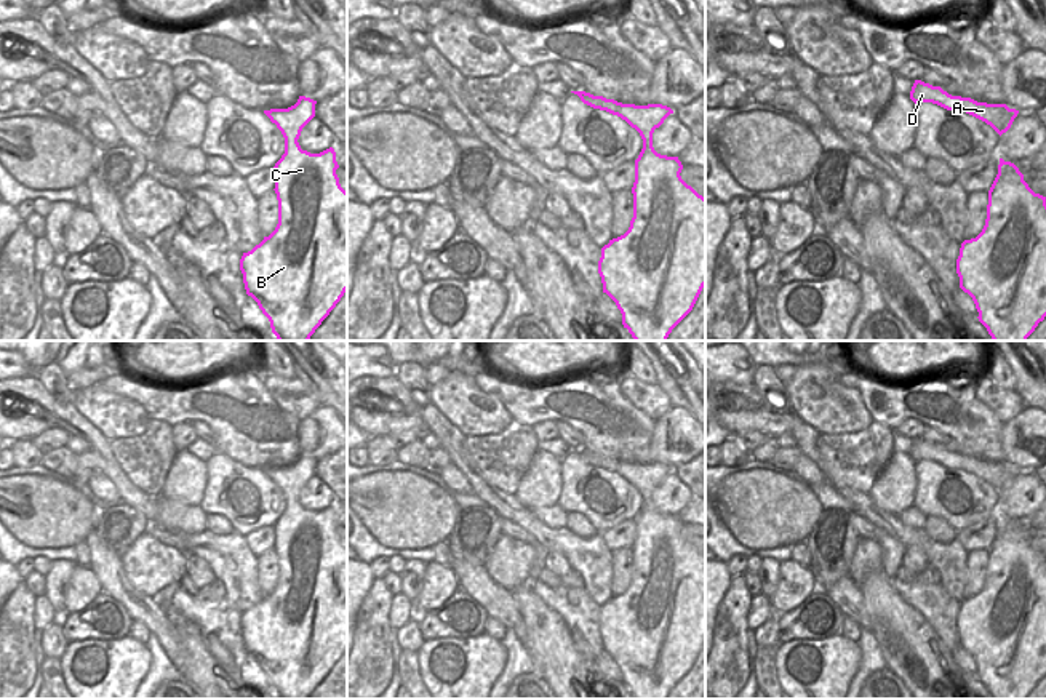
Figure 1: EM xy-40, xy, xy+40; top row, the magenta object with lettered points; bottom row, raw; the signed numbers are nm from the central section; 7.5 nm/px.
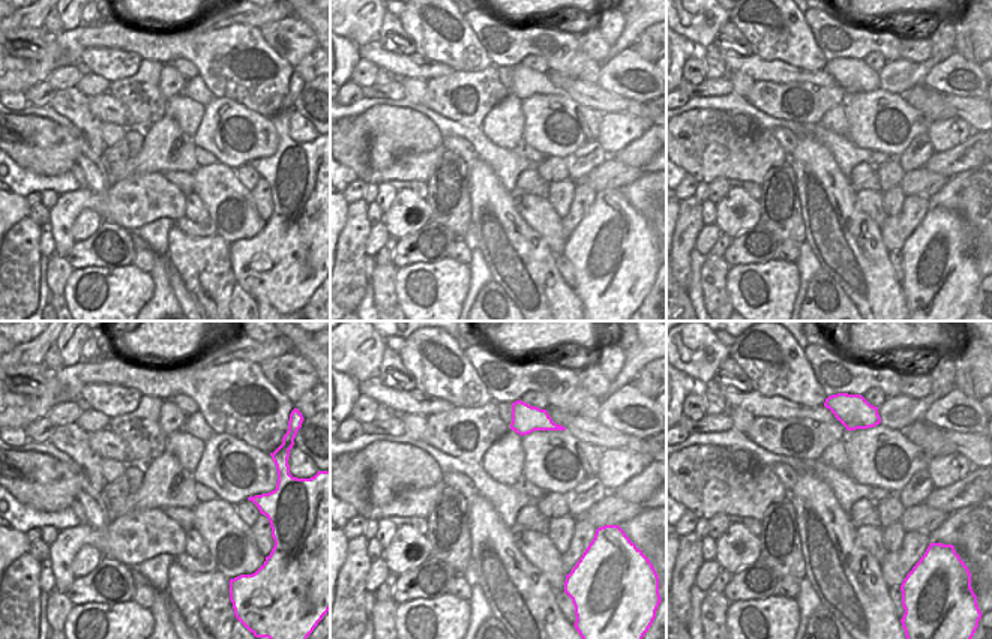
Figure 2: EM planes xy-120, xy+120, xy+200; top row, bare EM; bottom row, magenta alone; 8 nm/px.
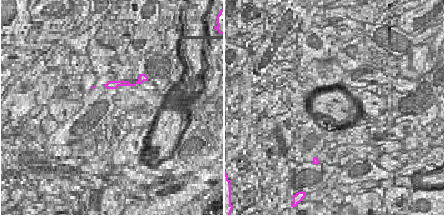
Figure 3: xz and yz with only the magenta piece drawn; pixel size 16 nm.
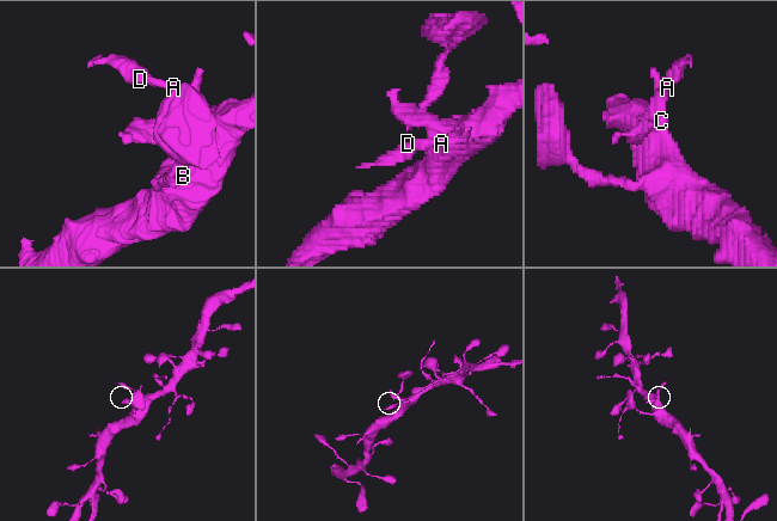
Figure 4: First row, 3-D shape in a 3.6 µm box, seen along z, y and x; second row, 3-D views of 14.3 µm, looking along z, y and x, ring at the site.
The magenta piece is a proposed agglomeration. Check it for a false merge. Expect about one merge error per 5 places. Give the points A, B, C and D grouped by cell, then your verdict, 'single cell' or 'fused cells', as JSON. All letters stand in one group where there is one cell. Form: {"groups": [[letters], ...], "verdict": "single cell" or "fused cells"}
{"groups": [["A", "B", "C", "D"]], "verdict": "single cell"}

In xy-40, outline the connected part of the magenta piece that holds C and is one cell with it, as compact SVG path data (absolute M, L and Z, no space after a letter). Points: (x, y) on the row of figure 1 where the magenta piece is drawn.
M299 96L288 109L264 110L285 138L285 154L273 166L278 224L240 259L246 294L269 318L278 341L309 341L347 291L347 192L336 174L336 152L329 147L310 154L297 142L302 128L315 117L315 104Z

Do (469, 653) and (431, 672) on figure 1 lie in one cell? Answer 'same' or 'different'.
same

